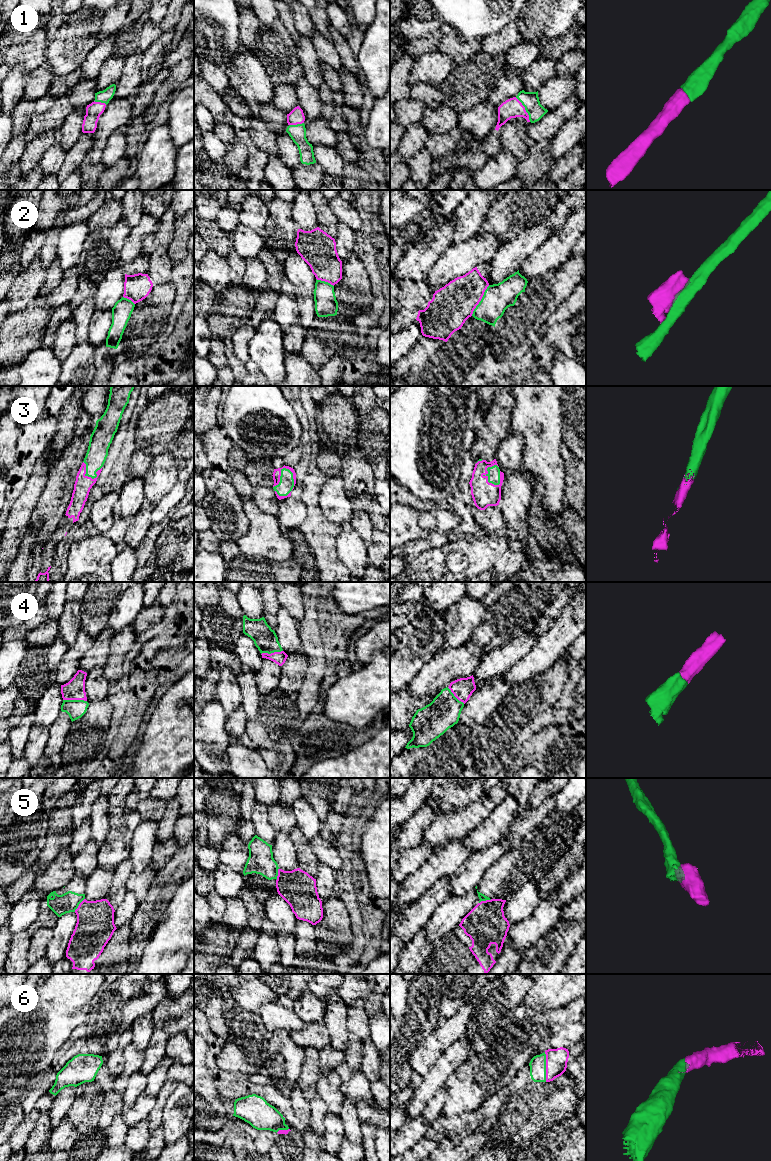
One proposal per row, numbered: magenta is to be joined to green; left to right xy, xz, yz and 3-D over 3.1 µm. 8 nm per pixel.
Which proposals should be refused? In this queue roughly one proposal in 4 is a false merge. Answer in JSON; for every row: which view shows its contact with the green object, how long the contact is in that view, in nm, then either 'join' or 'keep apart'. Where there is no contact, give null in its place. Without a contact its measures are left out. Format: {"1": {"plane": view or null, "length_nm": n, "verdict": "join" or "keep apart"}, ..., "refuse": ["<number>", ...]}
{"1": {"plane": "yz", "length_nm": 240, "verdict": "join"}, "2": {"plane": "yz", "length_nm": 280, "verdict": "keep apart"}, "3": {"plane": "xz", "length_nm": 240, "verdict": "join"}, "4": {"plane": "xy", "length_nm": 190, "verdict": "join"}, "5": {"plane": "xy", "length_nm": 140, "verdict": "keep apart"}, "6": {"plane": "yz", "length_nm": 240, "verdict": "join"}, "refuse": ["2", "5"]}

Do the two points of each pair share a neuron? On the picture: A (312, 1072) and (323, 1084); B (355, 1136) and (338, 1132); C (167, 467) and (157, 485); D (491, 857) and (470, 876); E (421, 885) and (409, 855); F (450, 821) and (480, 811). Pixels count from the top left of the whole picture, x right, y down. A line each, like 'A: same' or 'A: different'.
A: different
B: different
C: same
D: same
E: different
F: same

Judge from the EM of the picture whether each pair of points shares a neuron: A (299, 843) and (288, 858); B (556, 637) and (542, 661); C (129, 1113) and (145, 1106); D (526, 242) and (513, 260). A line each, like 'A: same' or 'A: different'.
A: different
B: same
C: same
D: same

